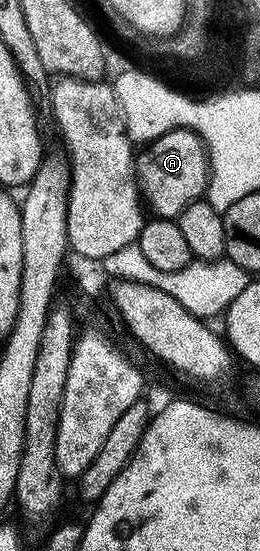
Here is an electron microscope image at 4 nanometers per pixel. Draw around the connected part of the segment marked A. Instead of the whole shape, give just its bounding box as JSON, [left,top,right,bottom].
[136,128,209,220]

